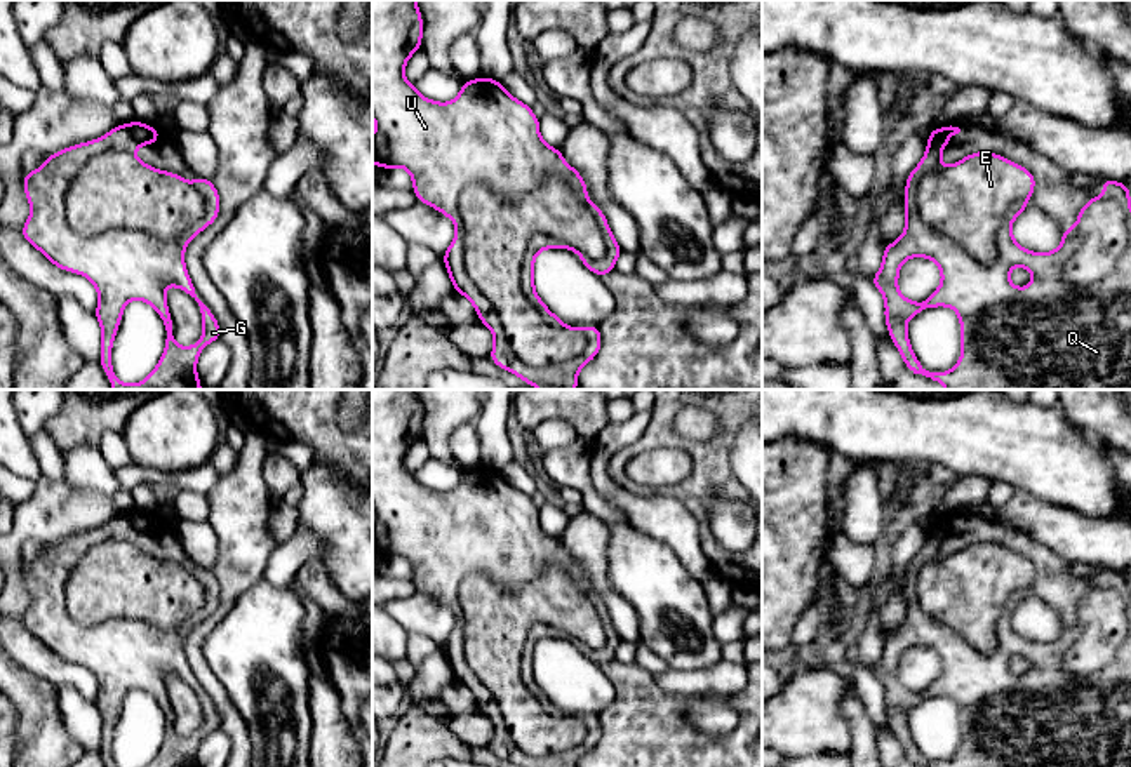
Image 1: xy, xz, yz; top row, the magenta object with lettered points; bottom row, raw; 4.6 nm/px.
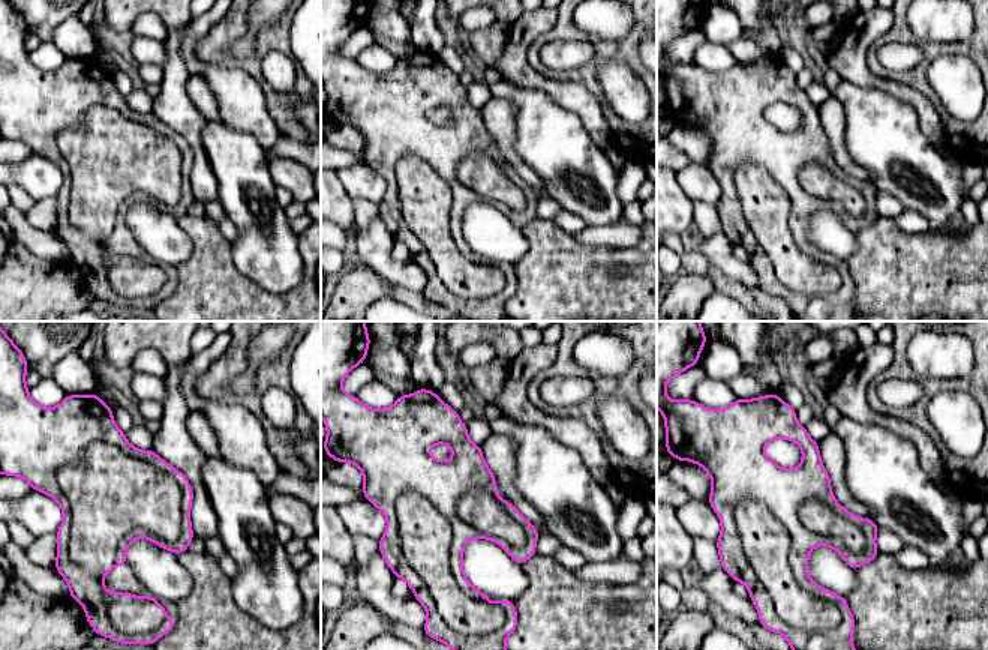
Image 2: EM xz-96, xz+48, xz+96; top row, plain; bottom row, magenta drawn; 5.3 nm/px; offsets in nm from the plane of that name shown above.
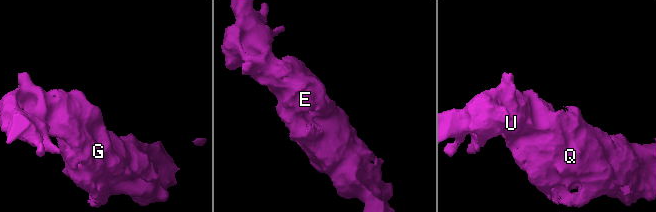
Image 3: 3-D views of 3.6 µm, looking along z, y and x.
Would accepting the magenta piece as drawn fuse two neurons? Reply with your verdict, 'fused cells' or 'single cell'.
fused cells

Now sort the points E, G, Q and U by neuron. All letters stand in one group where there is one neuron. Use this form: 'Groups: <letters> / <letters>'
Groups: E / G Q U

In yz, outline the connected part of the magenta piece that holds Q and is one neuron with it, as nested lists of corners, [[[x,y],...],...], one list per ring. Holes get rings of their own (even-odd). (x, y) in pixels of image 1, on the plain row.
[[[934,517],[927,527],[922,550],[908,564],[905,574],[905,621],[898,630],[882,637],[880,659],[870,671],[882,682],[884,710],[891,730],[898,737],[907,758],[926,767],[1131,767],[1131,583],[1129,576],[1114,569],[1101,570],[1105,586],[1124,595],[1129,630],[1115,657],[1101,670],[1077,677],[1061,670],[1065,652],[1079,633],[1075,617],[1063,617],[1061,633],[1053,642],[1032,642],[1020,637],[1011,623],[1014,609],[1027,600],[1027,591],[1014,591],[997,623],[997,649],[983,654],[945,623],[922,612],[917,600],[917,576],[924,564],[941,558],[941,541],[959,517]],[[910,647],[927,647],[941,661],[940,677],[922,692],[907,689],[898,678],[901,654]],[[1021,656],[1034,664],[1025,677],[1009,671],[1009,661]],[[948,696],[960,711],[960,748],[952,760],[929,762],[917,750],[907,711],[922,699]]]

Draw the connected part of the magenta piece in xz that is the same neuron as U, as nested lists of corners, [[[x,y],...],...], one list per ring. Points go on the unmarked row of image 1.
[[[372,390],[372,553],[379,558],[407,558],[412,581],[423,591],[447,605],[456,616],[456,626],[442,644],[451,673],[475,697],[478,710],[494,724],[489,748],[503,760],[519,767],[578,767],[581,757],[592,751],[602,737],[599,715],[585,715],[588,734],[585,741],[560,755],[531,757],[515,743],[492,704],[491,690],[472,671],[465,657],[465,619],[459,604],[461,583],[475,574],[487,576],[506,591],[513,591],[552,567],[567,570],[579,584],[588,584],[581,564],[571,557],[559,537],[546,534],[539,524],[539,508],[531,496],[515,489],[499,470],[480,466],[463,470],[459,484],[451,492],[426,489],[404,466],[409,447],[421,438],[423,405],[416,390]]]

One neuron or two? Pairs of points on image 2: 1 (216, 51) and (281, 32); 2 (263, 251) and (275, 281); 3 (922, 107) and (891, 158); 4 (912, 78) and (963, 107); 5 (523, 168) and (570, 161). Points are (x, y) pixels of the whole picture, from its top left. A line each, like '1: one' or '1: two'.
1: one
2: one
3: two
4: two
5: two

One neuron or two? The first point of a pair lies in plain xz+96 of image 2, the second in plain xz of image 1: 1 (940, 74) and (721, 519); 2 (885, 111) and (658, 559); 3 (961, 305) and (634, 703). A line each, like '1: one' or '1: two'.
1: one
2: one
3: one

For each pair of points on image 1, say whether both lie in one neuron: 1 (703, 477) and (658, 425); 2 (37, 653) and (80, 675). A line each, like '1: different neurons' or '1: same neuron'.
1: same neuron
2: same neuron

